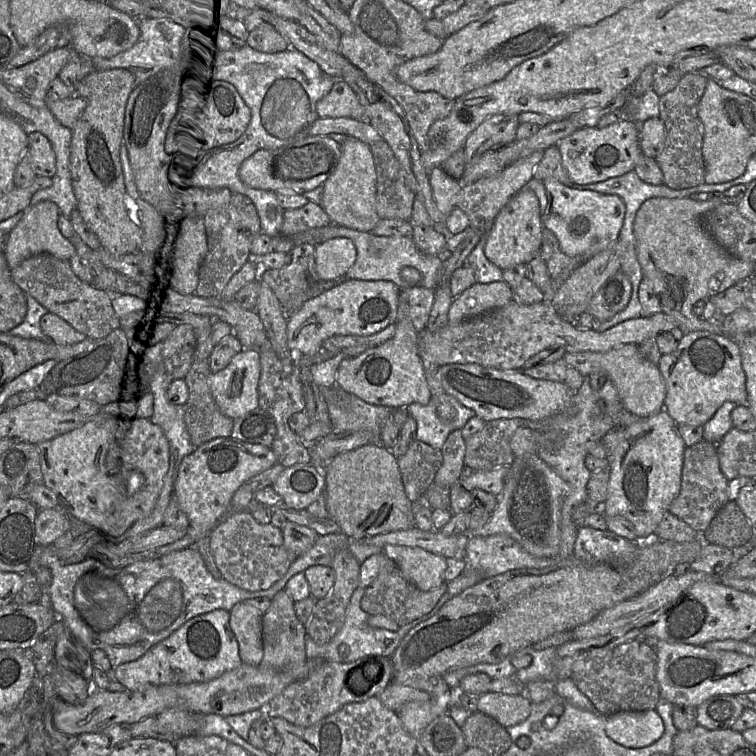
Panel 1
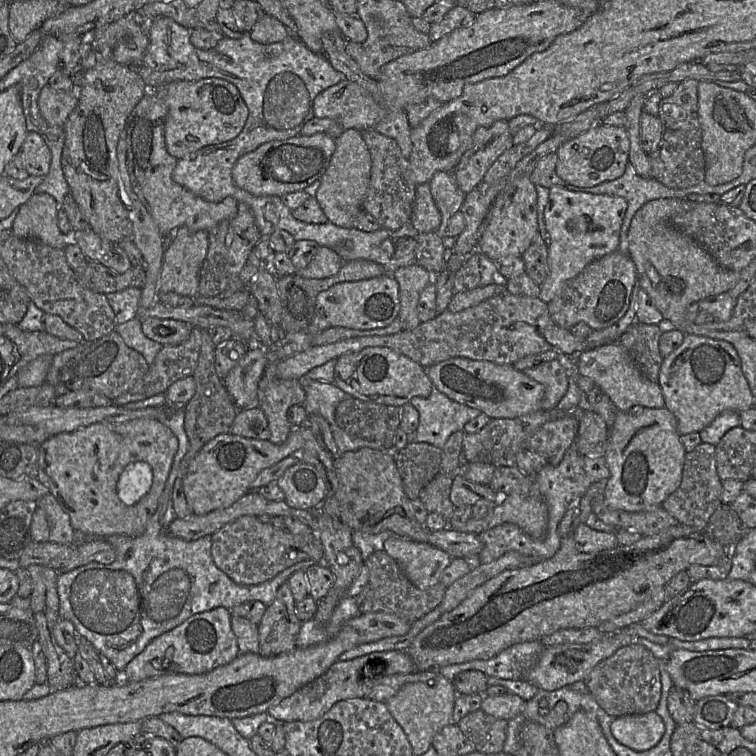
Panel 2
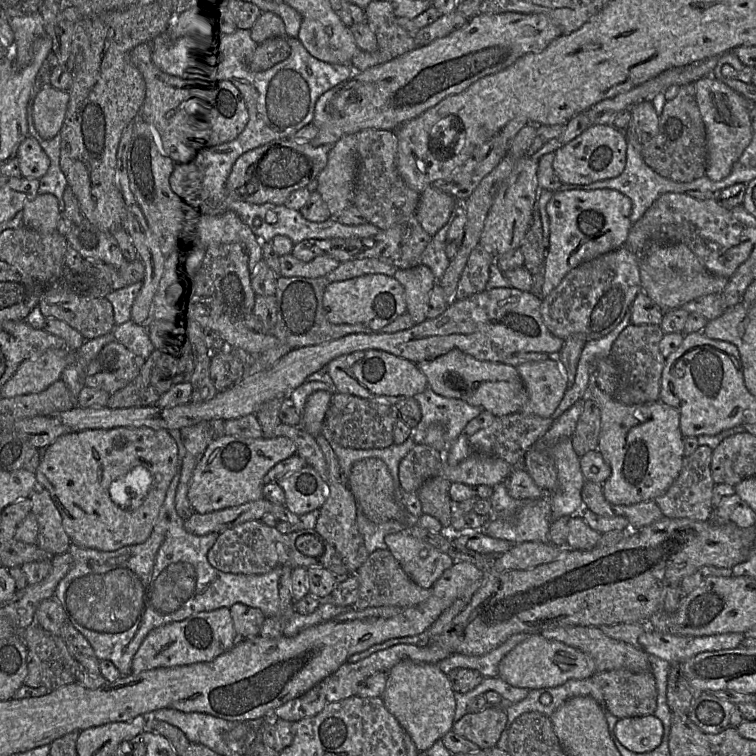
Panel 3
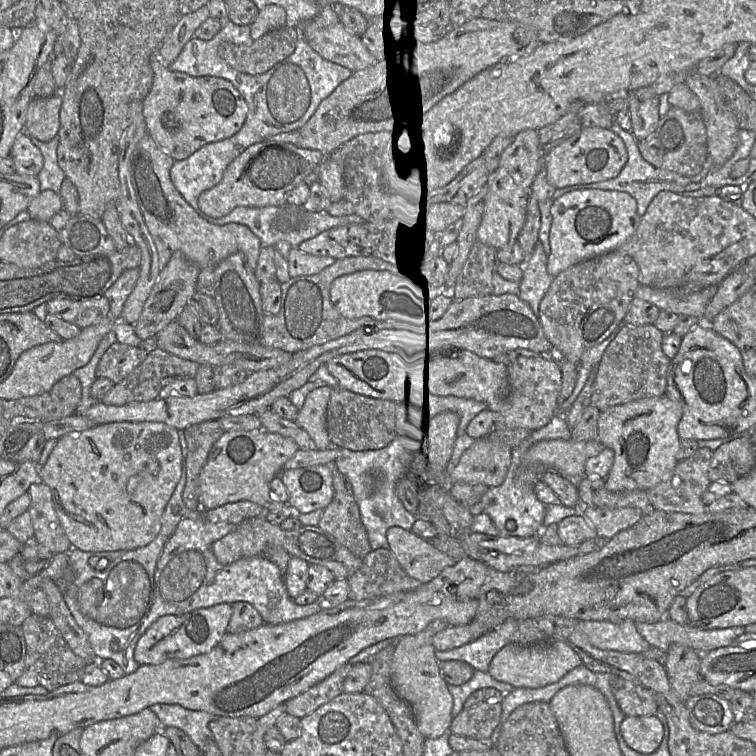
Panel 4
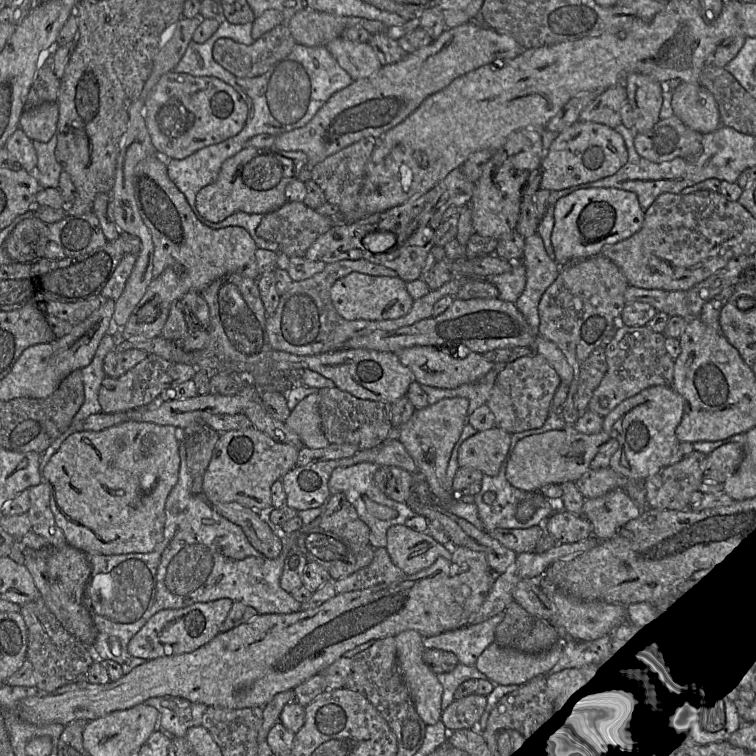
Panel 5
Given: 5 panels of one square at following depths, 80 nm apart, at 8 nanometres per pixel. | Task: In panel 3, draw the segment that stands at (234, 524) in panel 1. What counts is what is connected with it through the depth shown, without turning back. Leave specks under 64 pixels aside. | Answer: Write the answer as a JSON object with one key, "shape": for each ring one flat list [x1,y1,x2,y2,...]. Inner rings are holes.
{"shape":[[251,520,219,533,208,552,208,561,216,569,233,574,259,575,282,566,322,567,338,580,344,580,350,573,342,563,334,546,328,543,316,529,303,529,283,534,276,527,270,527,261,520]]}

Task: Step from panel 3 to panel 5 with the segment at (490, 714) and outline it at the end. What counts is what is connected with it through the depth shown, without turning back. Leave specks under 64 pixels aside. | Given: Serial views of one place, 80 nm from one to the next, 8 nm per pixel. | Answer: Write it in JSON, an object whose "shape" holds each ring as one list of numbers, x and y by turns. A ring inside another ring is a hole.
{"shape":[[471,695,455,700,442,712,441,721,448,732,461,729,478,729,478,724,487,708,487,698]]}

